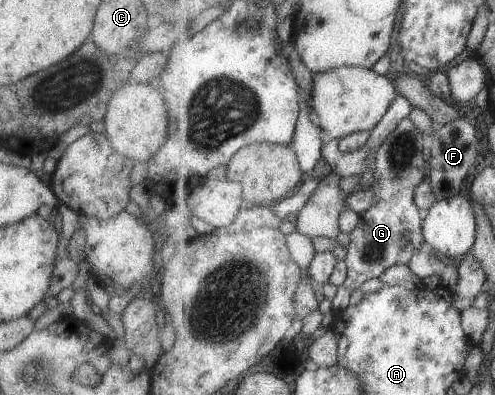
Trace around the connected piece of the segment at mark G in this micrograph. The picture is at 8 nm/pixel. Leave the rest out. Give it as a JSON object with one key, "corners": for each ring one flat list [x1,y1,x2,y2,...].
{"corners":[[407,118,378,151,378,183,372,187,378,201,368,211,360,214,360,225,350,234,351,241,347,247,349,254,345,259,349,277,339,288,334,300,334,310,344,312,351,305,352,293,358,291,364,283,374,278,381,279,388,269,408,264,422,252,427,213,416,204,416,193,429,172,430,163,424,159,424,133,411,118]]}

